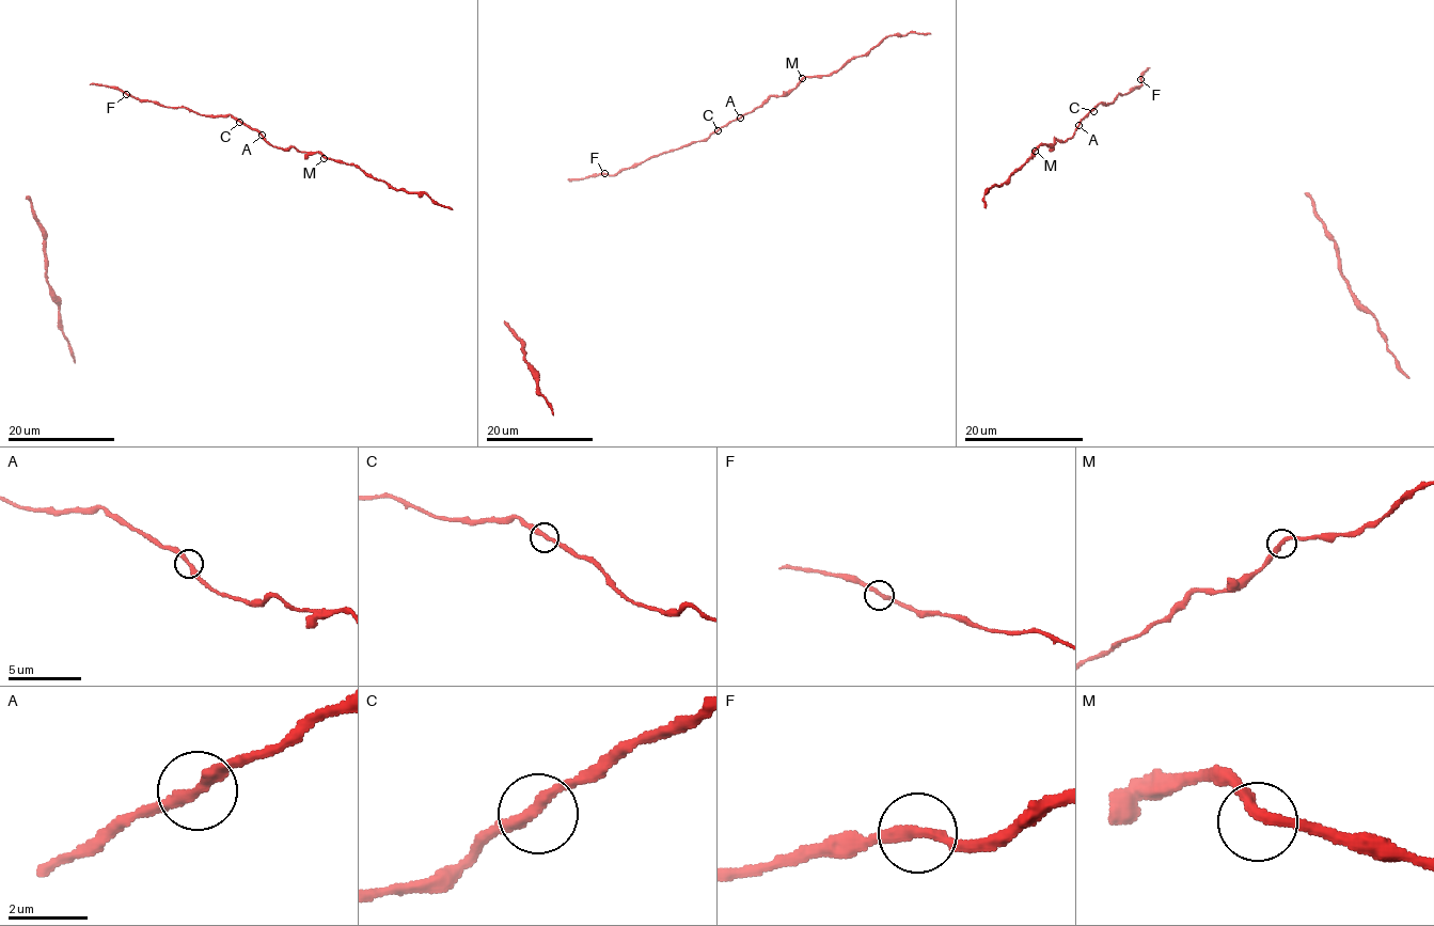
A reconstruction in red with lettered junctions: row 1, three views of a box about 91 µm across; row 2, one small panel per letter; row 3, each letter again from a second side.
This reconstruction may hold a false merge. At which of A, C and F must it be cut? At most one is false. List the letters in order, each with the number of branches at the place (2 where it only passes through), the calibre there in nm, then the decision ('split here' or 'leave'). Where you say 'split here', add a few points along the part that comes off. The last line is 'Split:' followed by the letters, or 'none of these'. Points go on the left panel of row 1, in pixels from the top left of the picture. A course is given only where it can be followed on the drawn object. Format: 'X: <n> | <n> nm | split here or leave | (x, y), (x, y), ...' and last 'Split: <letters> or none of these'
A: 2 | 280 nm | leave
C: 2 | 280 nm | leave
F: 2 | 280 nm | leave
Split: none of these

